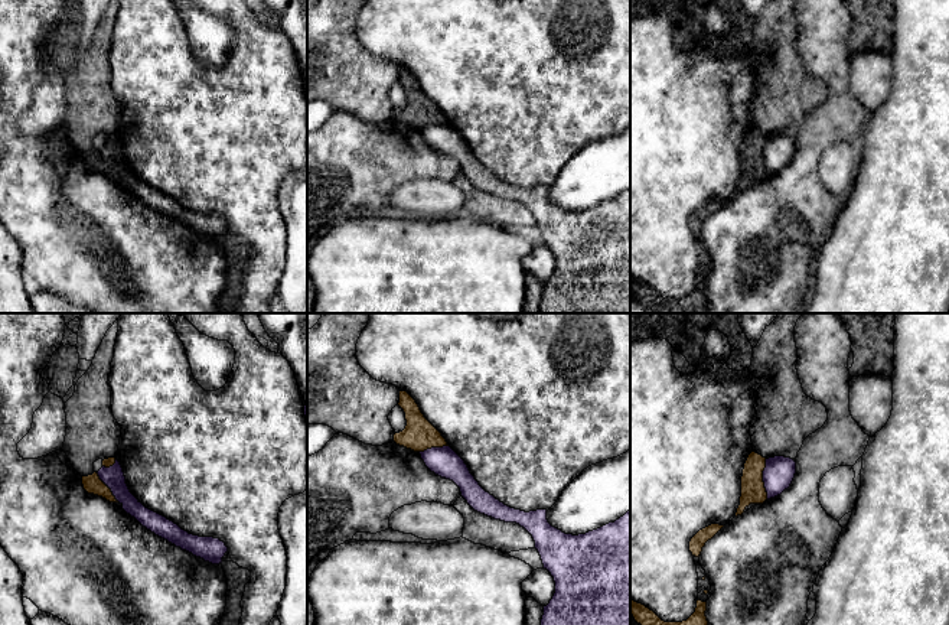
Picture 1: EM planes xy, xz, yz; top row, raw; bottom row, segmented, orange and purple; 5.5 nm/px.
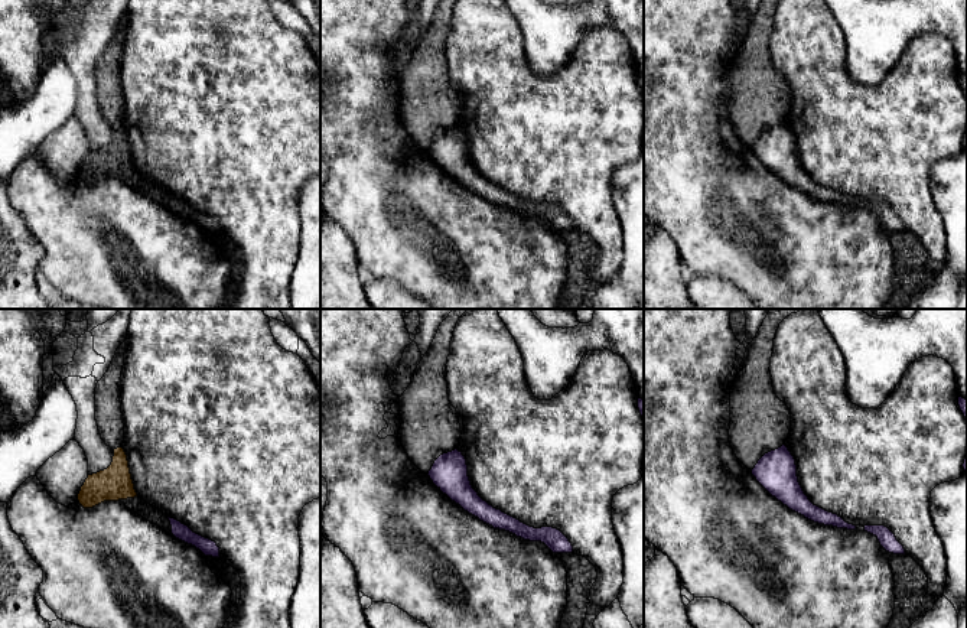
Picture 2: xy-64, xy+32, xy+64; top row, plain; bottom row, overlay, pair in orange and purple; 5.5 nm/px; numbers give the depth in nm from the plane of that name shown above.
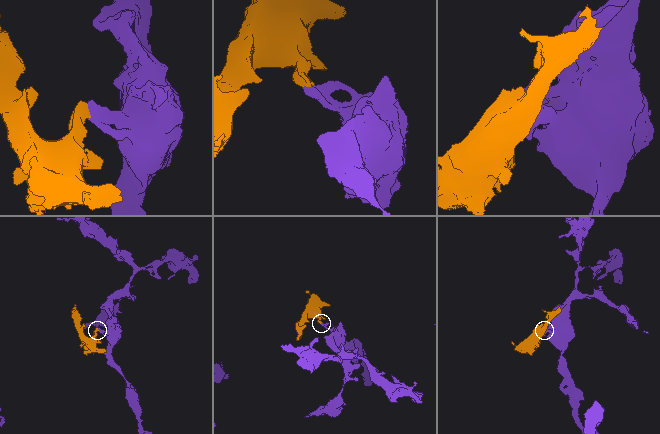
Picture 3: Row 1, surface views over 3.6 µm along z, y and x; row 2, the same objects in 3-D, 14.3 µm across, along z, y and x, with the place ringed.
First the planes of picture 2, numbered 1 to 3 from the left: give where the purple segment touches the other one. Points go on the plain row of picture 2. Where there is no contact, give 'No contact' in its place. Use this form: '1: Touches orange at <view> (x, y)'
1: No contact
2: No contact
3: No contact

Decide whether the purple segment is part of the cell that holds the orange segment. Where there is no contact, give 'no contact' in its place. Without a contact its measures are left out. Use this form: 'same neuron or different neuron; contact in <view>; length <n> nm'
different neuron; contact in yz; length 220 nm

